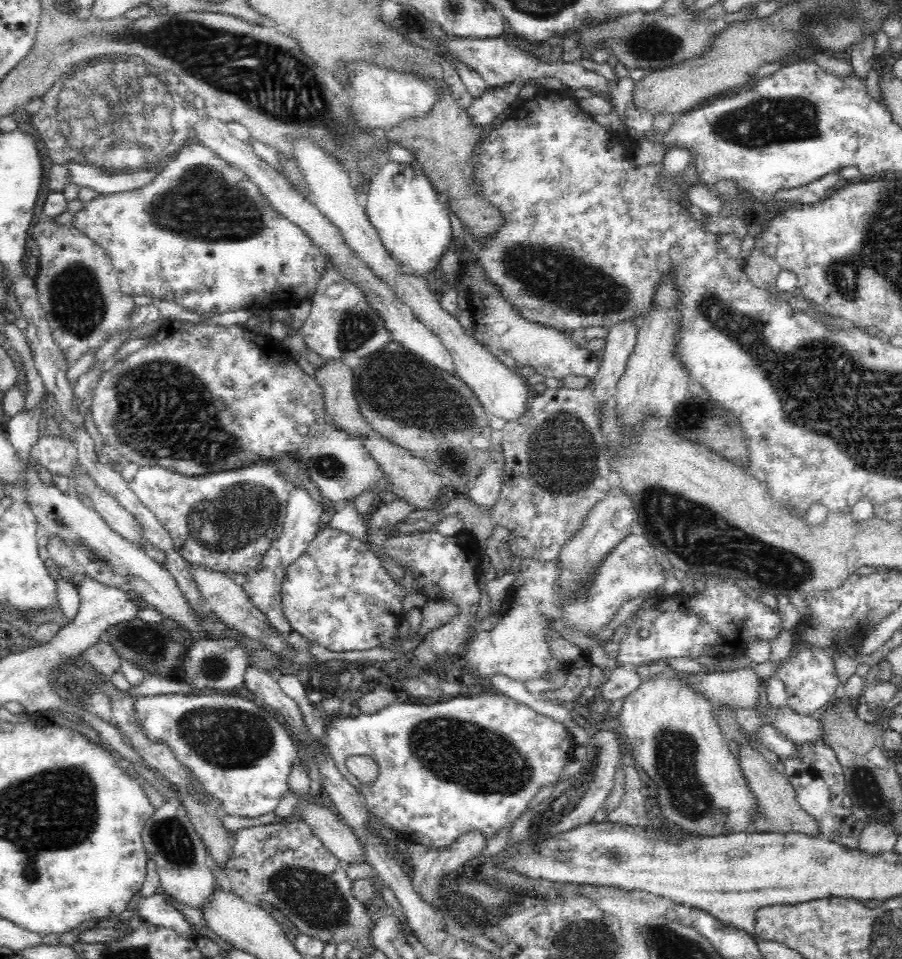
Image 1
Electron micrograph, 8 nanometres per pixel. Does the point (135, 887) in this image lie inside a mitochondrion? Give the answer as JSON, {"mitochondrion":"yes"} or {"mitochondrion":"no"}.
{"mitochondrion":"no"}

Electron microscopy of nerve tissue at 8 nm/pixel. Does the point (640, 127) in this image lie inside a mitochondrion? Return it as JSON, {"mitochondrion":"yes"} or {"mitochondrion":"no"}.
{"mitochondrion":"no"}

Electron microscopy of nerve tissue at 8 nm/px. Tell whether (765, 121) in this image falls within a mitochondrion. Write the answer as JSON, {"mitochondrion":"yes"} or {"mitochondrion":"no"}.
{"mitochondrion":"yes"}

